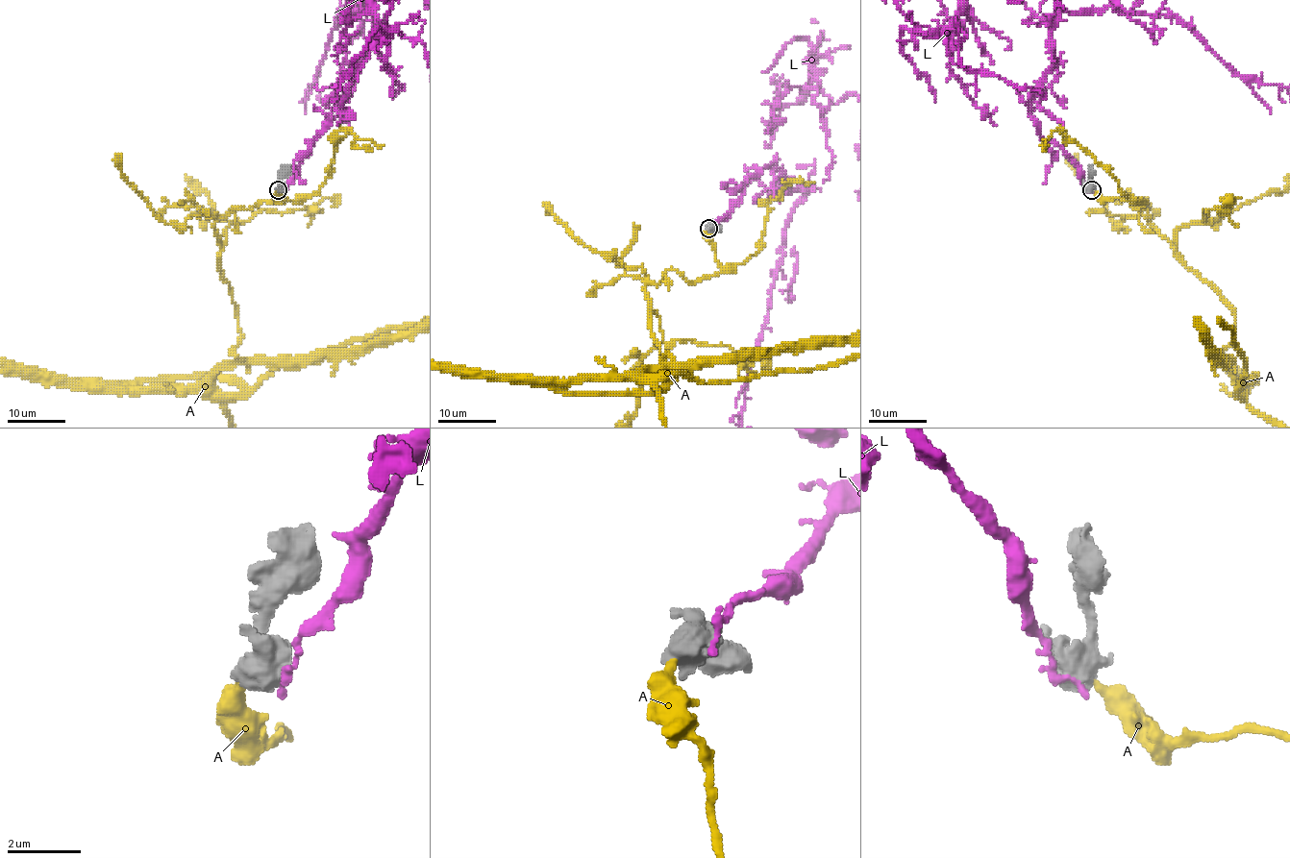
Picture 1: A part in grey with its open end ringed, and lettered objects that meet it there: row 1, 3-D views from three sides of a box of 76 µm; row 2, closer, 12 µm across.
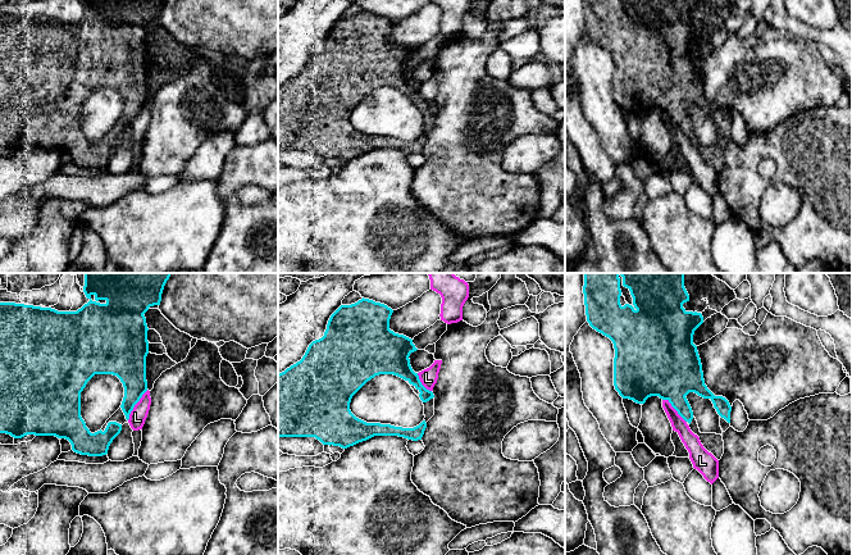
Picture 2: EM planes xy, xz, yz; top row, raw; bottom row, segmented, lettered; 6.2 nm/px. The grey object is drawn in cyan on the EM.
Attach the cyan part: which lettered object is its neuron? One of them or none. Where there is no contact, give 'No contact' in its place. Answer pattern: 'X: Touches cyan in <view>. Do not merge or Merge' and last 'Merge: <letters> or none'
A: No contact. Merge
L: Touches cyan in xy. Do not merge
Merge: A

